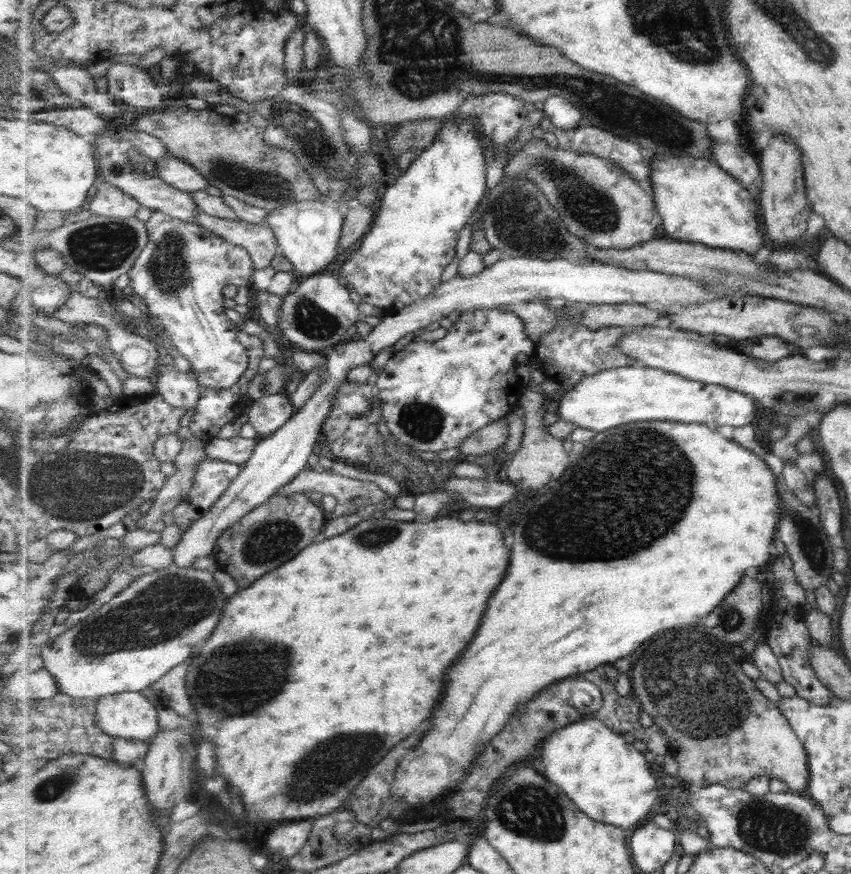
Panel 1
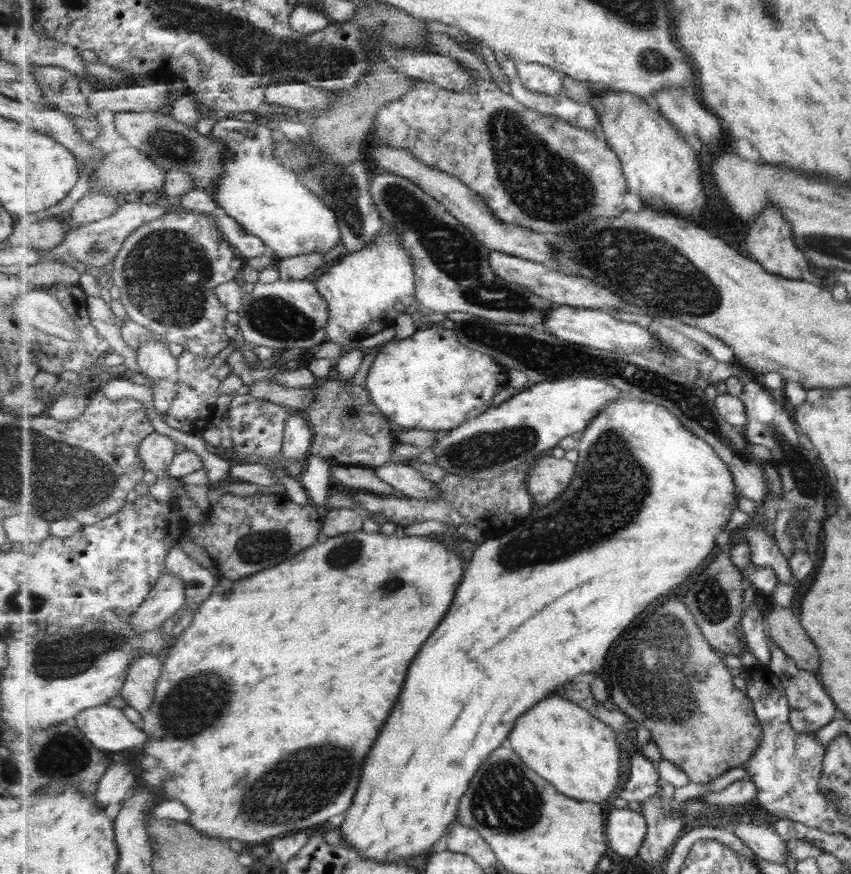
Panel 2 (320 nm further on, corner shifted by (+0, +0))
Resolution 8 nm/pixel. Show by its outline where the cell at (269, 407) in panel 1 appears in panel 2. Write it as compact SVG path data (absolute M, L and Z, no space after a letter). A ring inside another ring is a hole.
M240 392L232 399L228 410L228 428L233 443L233 453L237 454L237 462L258 463L274 461L282 453L284 432L291 412L280 404L255 398L249 393Z

